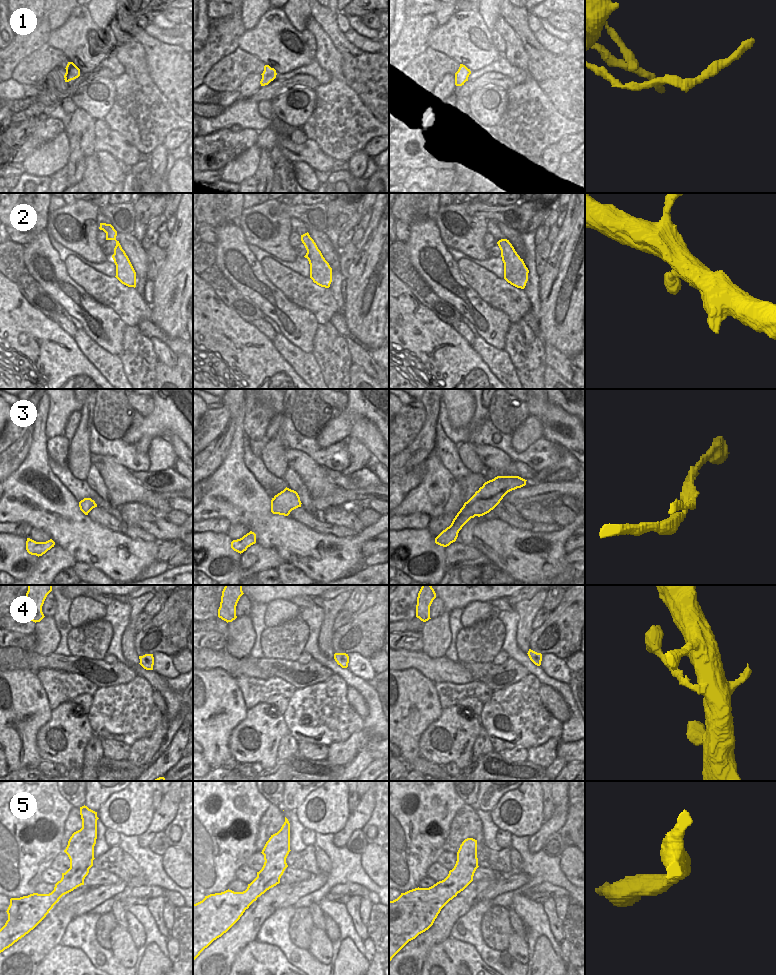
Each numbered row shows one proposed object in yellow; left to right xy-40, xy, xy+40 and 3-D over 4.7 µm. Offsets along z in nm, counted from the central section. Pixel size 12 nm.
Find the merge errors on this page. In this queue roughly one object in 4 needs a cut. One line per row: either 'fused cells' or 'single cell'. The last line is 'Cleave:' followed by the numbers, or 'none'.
1: fused cells
2: single cell
3: fused cells
4: single cell
5: single cell
Cleave: 1, 3

